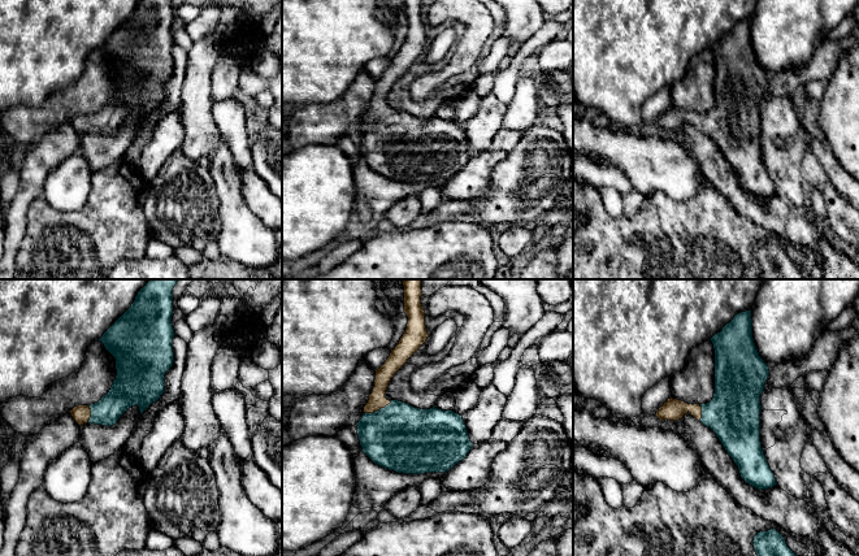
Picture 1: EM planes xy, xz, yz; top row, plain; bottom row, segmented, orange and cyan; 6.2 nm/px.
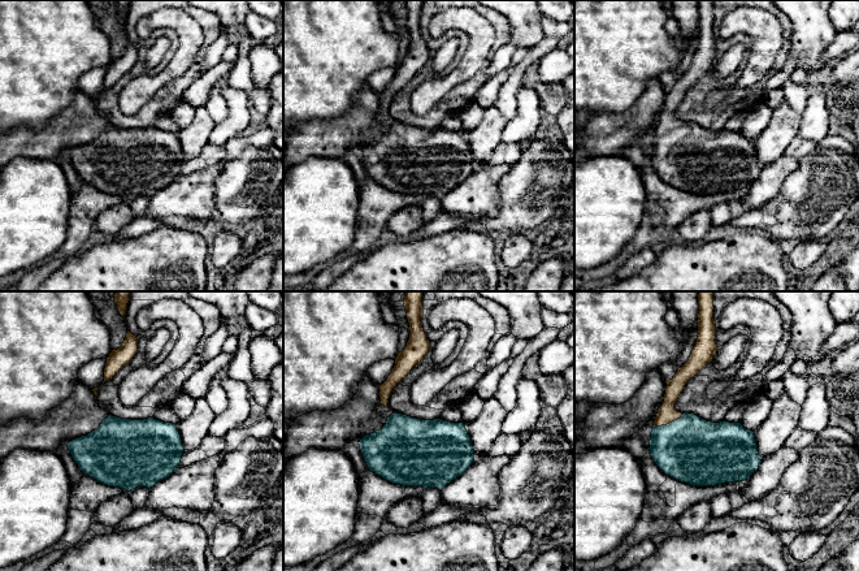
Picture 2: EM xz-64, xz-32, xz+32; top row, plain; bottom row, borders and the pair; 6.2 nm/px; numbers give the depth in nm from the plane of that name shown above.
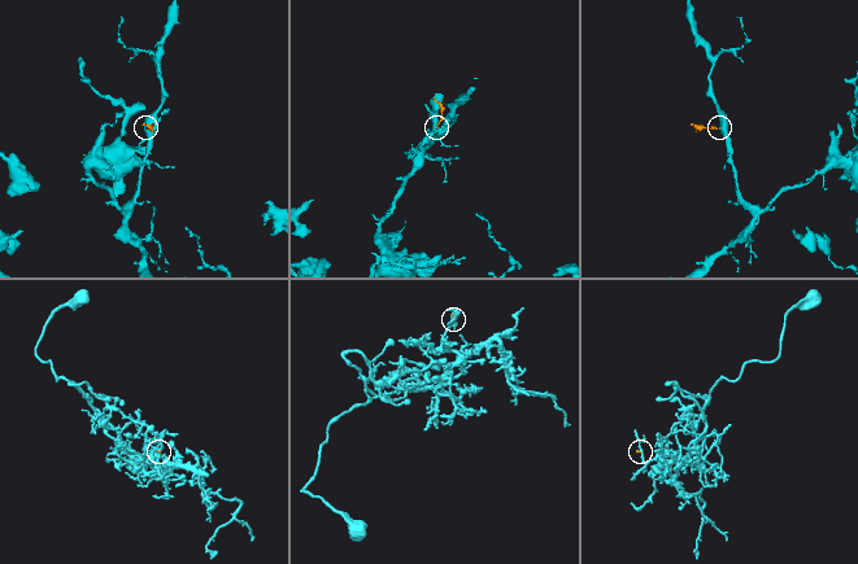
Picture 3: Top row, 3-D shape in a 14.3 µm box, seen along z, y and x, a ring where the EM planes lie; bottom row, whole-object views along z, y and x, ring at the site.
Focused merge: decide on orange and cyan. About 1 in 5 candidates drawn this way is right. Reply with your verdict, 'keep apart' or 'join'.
join

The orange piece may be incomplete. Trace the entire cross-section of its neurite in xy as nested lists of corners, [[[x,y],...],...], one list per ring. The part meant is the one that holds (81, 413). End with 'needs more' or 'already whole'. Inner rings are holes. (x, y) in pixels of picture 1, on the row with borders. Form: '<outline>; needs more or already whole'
[[[151,279],[135,296],[131,307],[103,334],[99,339],[105,349],[116,359],[117,375],[107,395],[91,405],[78,405],[70,411],[74,421],[113,426],[120,417],[131,407],[138,405],[140,414],[165,392],[165,374],[174,362],[173,338],[175,335],[172,323],[173,316],[173,288],[178,279]]]; needs more

